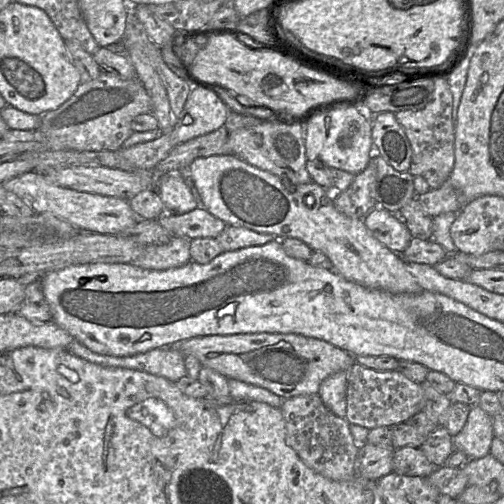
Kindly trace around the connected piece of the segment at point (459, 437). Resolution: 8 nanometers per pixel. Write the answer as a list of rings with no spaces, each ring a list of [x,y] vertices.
[[[477,404],[472,406],[463,429],[453,436],[454,448],[464,452],[469,459],[484,457],[490,453],[492,439],[494,438],[492,417]]]

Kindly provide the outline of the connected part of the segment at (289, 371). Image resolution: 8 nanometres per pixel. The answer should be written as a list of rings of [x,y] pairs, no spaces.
[[[243,333],[231,335],[208,335],[194,337],[175,345],[183,355],[196,357],[202,366],[209,367],[226,376],[270,390],[281,398],[317,394],[323,380],[330,375],[348,371],[355,363],[355,356],[333,344],[294,333]]]

